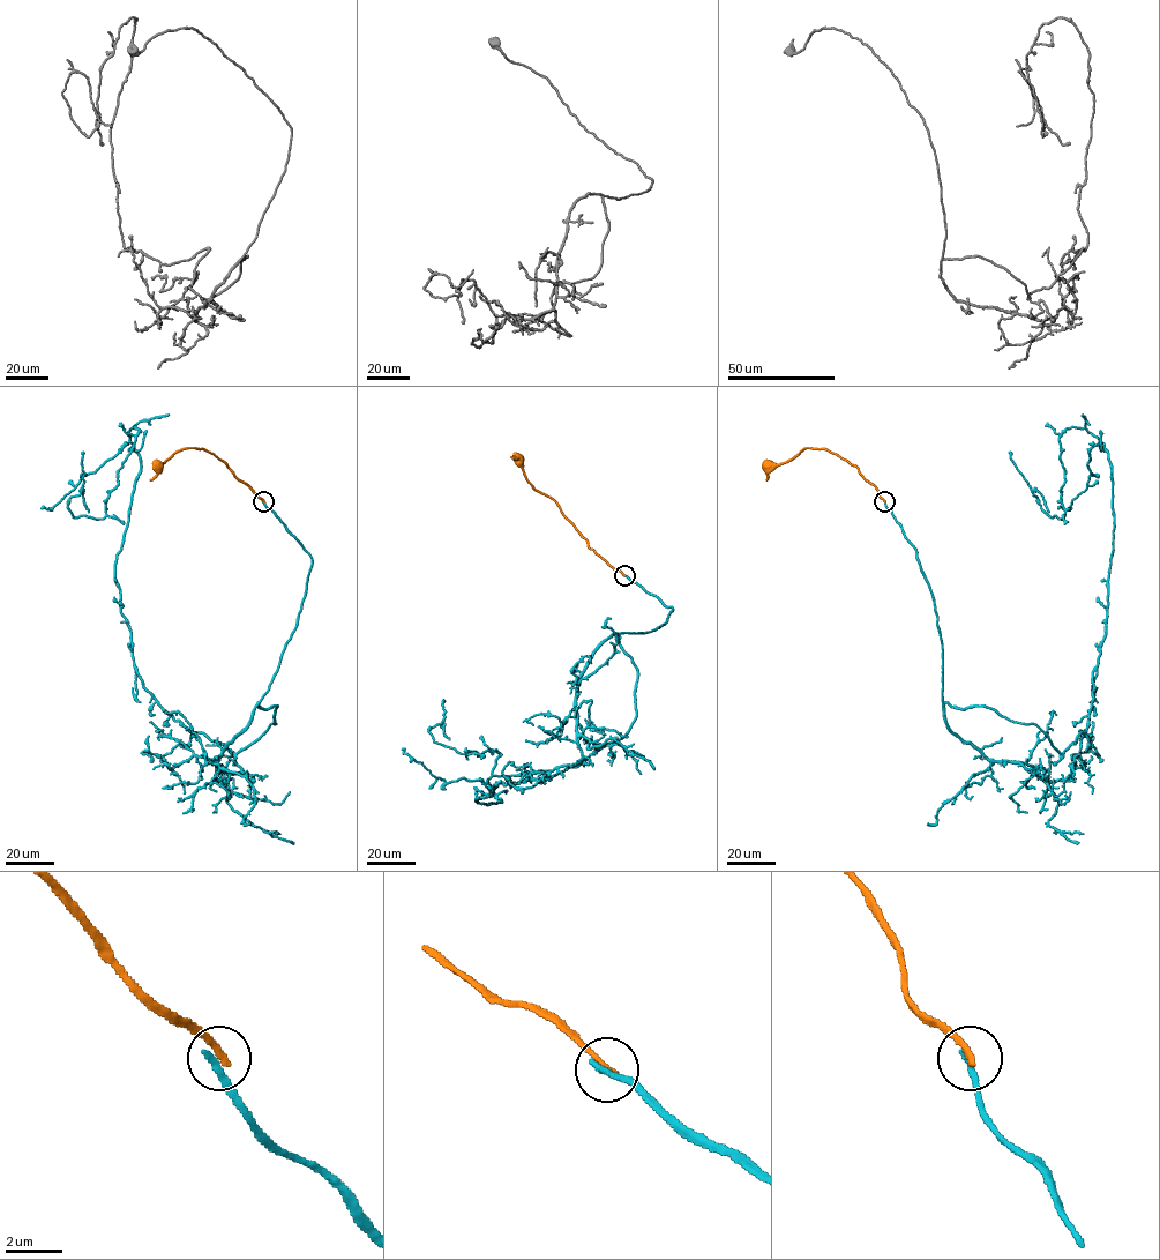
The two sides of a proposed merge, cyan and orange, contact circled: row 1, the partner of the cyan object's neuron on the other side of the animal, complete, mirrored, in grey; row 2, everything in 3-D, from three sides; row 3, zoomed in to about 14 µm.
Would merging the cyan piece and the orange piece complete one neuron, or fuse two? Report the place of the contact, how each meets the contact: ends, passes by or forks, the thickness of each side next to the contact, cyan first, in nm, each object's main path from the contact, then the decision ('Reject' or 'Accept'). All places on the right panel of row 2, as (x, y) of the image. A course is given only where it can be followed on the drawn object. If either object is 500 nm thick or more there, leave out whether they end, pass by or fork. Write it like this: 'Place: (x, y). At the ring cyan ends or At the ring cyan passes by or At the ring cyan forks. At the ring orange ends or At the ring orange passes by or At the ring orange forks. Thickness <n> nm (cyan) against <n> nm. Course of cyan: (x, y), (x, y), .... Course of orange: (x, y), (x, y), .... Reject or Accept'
Place: (884, 501). At the ring cyan ends. At the ring orange ends. Thickness 260 nm (cyan) against 240 nm. Course of cyan: (884, 501), (933, 596), (942, 701), (1062, 753), (1105, 630), (1112, 469), (1064, 431), (1059, 519), (1009, 452). Course of orange: (884, 501), (857, 467), (824, 448), (805, 448), (787, 461), (768, 464). Reject

